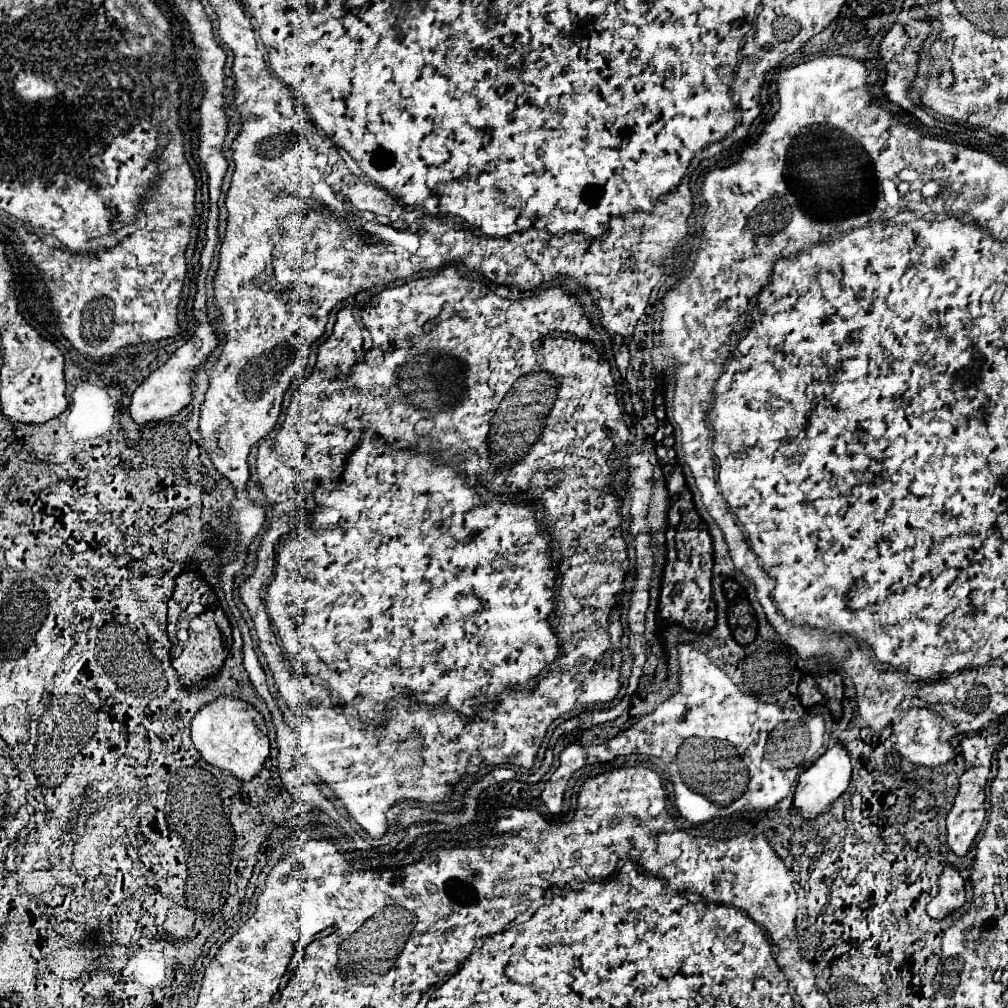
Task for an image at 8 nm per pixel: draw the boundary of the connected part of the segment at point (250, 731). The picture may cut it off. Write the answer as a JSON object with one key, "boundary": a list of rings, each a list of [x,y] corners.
{"boundary":[[[220,697],[198,711],[192,719],[192,743],[208,765],[228,771],[240,781],[252,781],[262,771],[270,753],[268,731],[262,715],[246,701],[234,697]]]}

